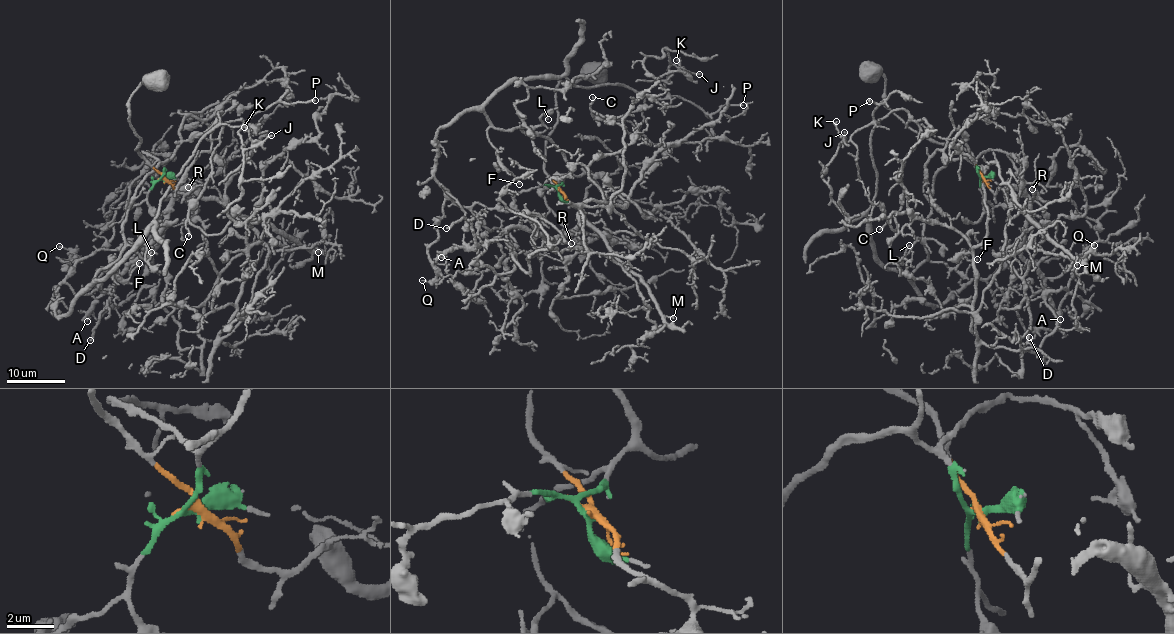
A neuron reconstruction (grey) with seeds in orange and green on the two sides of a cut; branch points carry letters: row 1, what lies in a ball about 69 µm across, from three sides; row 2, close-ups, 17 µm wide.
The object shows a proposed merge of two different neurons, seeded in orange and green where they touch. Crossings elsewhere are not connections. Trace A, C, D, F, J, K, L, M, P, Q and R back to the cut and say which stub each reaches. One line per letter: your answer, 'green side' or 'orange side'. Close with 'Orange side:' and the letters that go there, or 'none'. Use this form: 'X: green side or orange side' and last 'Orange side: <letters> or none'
A: orange side
C: green side
D: orange side
F: green side
J: green side
K: green side
L: green side
M: orange side
P: green side
Q: green side
R: orange side
Orange side: A, D, M, R

